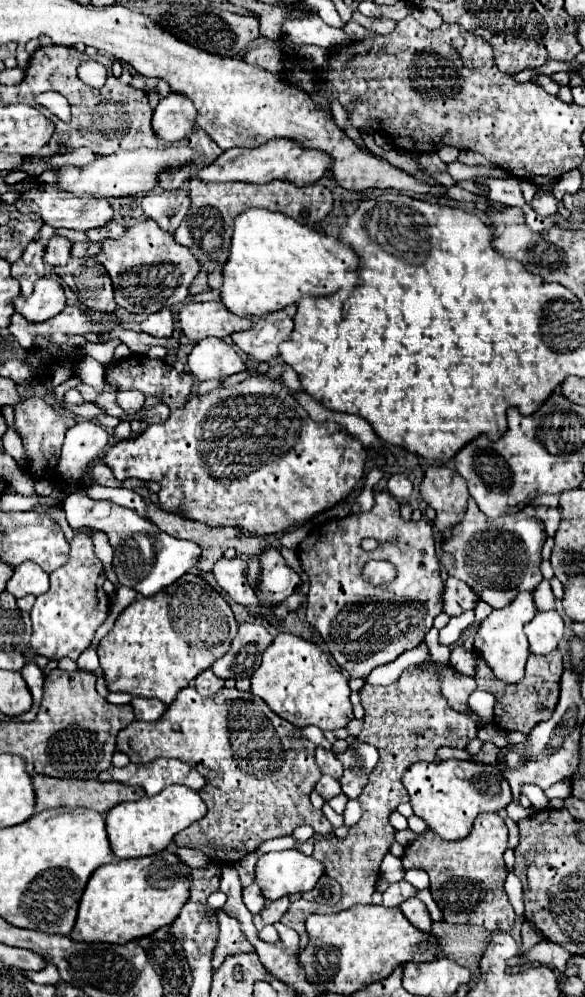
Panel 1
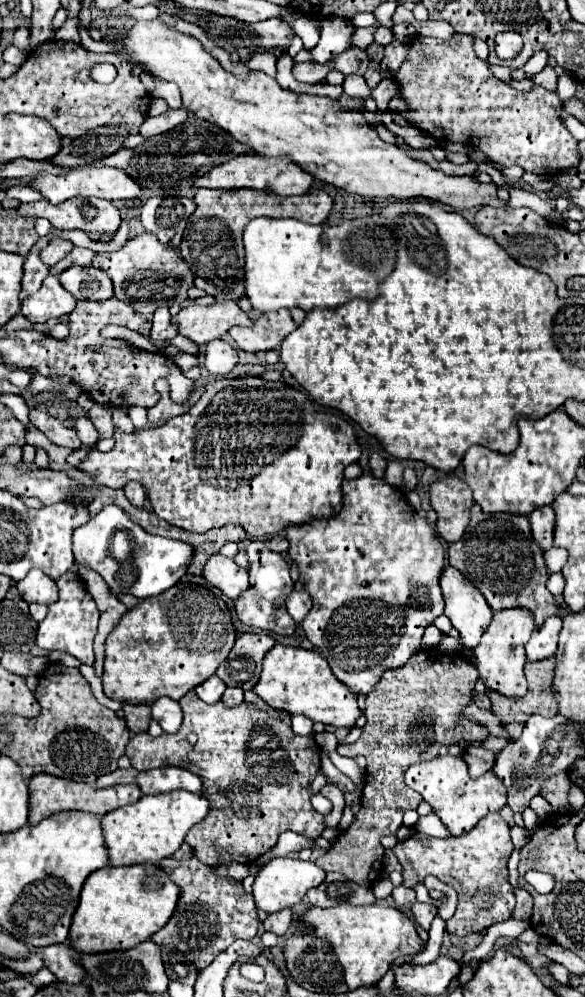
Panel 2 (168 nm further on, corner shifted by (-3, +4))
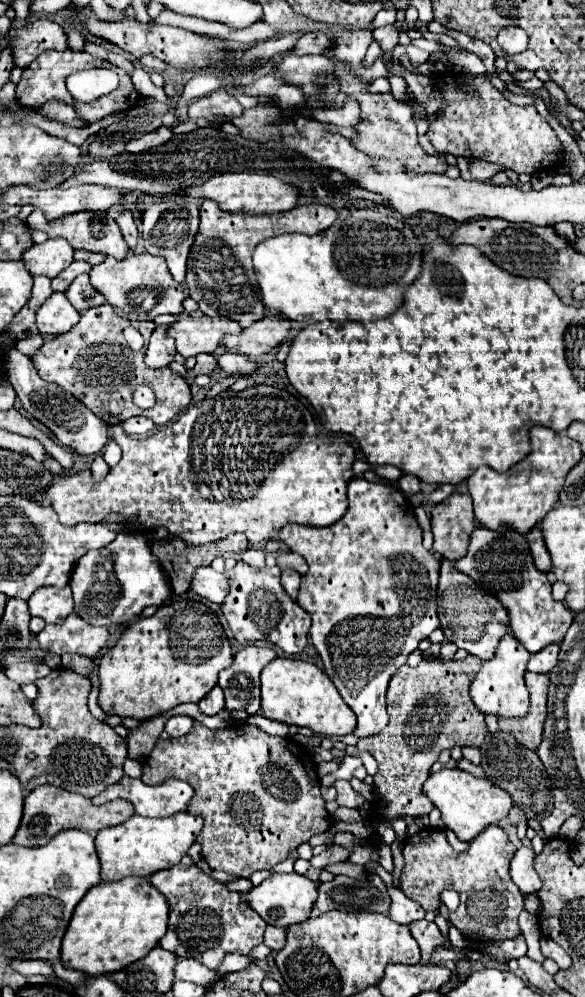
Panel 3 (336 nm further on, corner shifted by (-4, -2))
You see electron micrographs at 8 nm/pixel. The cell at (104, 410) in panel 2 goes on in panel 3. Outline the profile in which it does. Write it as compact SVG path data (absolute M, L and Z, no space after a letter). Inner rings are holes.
M108 440L108 444L104 446L104 460L108 462L108 466L114 466L118 460L120 460L120 456L122 456L122 452L120 452L120 446L116 446L116 442L114 440Z

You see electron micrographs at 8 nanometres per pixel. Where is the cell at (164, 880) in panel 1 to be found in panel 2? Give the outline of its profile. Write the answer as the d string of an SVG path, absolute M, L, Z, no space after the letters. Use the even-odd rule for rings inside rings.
M155 864L101 868L85 880L79 906L71 922L69 942L81 954L129 950L149 940L169 922L177 900L179 888L169 874Z

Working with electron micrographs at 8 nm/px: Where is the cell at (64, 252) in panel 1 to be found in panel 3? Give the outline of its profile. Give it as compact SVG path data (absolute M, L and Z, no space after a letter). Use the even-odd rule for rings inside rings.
M50 238L44 244L34 244L22 256L26 270L36 276L44 274L48 278L56 278L64 268L70 266L74 248L64 238Z

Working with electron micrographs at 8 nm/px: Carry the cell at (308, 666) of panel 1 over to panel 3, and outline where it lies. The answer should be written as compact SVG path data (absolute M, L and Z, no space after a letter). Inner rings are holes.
M274 658L262 670L262 714L270 720L306 726L316 734L326 736L346 736L356 730L354 712L346 708L342 696L338 694L326 672L310 662L292 658Z

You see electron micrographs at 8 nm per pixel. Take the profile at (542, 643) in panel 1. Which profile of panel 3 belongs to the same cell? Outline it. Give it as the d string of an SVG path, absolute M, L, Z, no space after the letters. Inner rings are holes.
M548 644L546 648L542 648L540 652L532 654L530 662L528 662L528 672L550 672L556 666L556 656L560 652L558 644Z

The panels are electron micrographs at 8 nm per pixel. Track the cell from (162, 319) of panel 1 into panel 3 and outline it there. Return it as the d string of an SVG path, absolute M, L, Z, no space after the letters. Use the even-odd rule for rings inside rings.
M160 324L152 332L150 344L146 348L146 364L150 368L162 368L168 366L174 360L174 340L168 336L168 326Z

